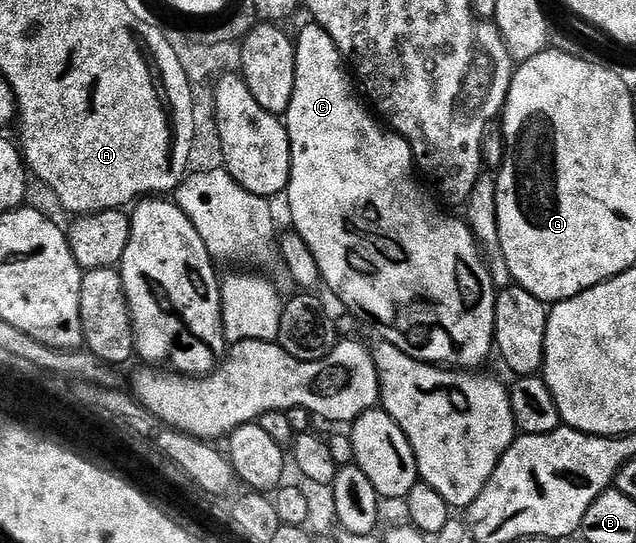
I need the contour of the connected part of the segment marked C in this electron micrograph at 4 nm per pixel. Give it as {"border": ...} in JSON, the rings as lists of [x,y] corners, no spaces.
{"border":[[[316,24],[308,25],[309,26],[303,27],[298,34],[295,34],[295,45],[297,47],[297,55],[295,56],[295,96],[291,96],[291,104],[287,108],[285,115],[283,115],[283,121],[288,129],[289,139],[291,140],[291,176],[289,177],[287,199],[289,198],[289,214],[293,217],[292,229],[299,236],[303,236],[303,240],[307,244],[307,248],[311,248],[311,252],[315,252],[315,264],[319,264],[319,272],[321,273],[322,283],[324,283],[326,287],[329,285],[330,288],[333,289],[330,291],[332,291],[336,297],[341,298],[343,304],[347,306],[350,311],[355,312],[355,310],[358,310],[359,313],[366,314],[366,316],[369,317],[379,329],[381,329],[380,337],[384,339],[384,341],[395,344],[395,348],[399,348],[404,354],[409,354],[415,360],[426,362],[432,366],[456,368],[466,372],[480,371],[482,367],[484,367],[481,365],[483,365],[489,357],[494,357],[495,354],[495,304],[497,303],[497,295],[499,293],[497,287],[493,284],[493,277],[489,274],[489,267],[486,259],[483,257],[483,251],[481,247],[477,245],[477,241],[473,238],[473,232],[469,229],[468,222],[462,220],[458,217],[458,215],[457,219],[453,214],[444,214],[441,210],[433,210],[432,204],[429,203],[428,196],[425,195],[424,188],[417,183],[419,174],[415,169],[413,153],[411,152],[411,144],[401,134],[396,134],[394,130],[390,130],[382,125],[382,123],[375,117],[374,111],[363,101],[362,95],[359,93],[358,87],[355,85],[350,71],[347,69],[347,60],[339,52],[339,48],[335,44],[335,40],[331,40],[331,36],[327,36],[327,32],[322,28],[322,26],[318,26]]]}

